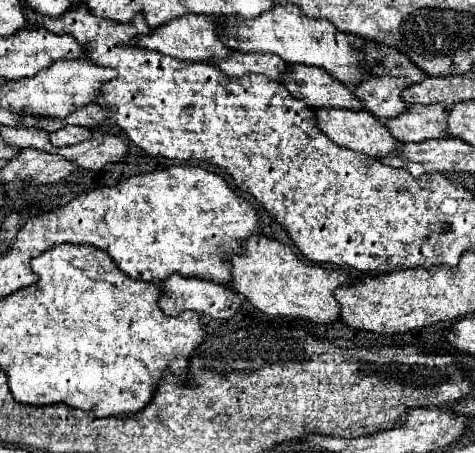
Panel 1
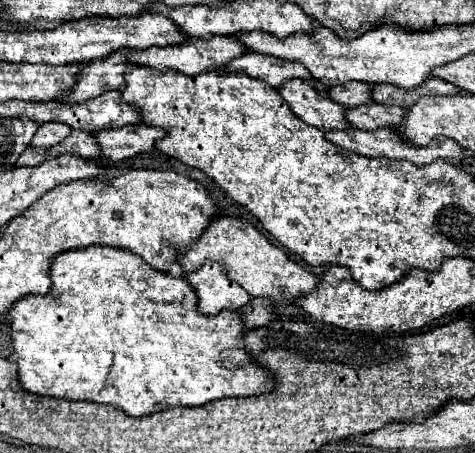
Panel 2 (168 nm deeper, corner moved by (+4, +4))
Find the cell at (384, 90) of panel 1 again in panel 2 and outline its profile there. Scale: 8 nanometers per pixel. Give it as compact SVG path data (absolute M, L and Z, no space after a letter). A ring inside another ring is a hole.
M350 81L346 85L338 85L328 89L328 97L338 101L344 107L360 107L360 105L370 105L372 99L372 85L370 83L360 83L360 81Z

